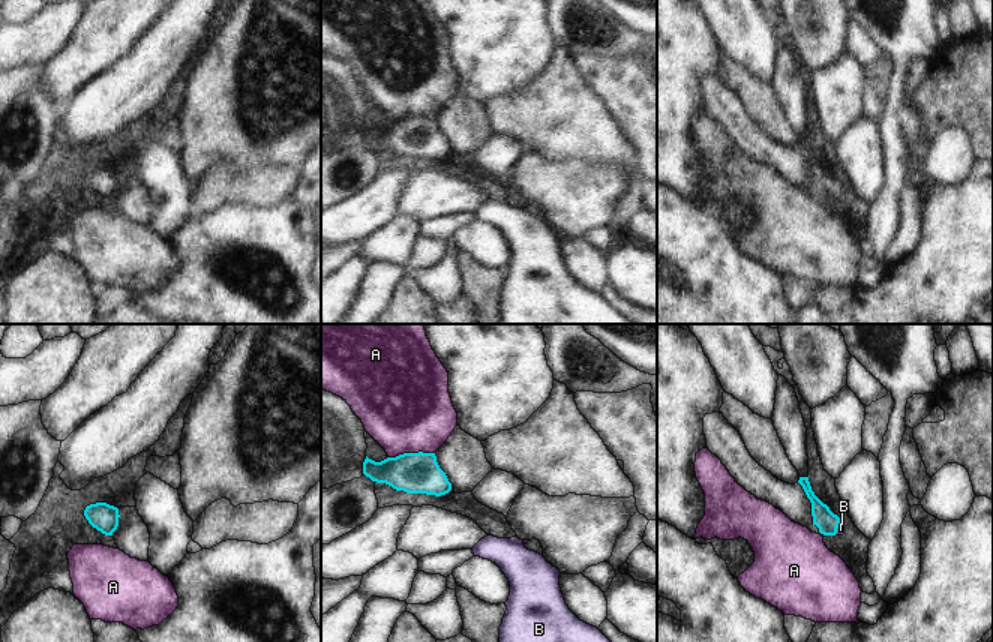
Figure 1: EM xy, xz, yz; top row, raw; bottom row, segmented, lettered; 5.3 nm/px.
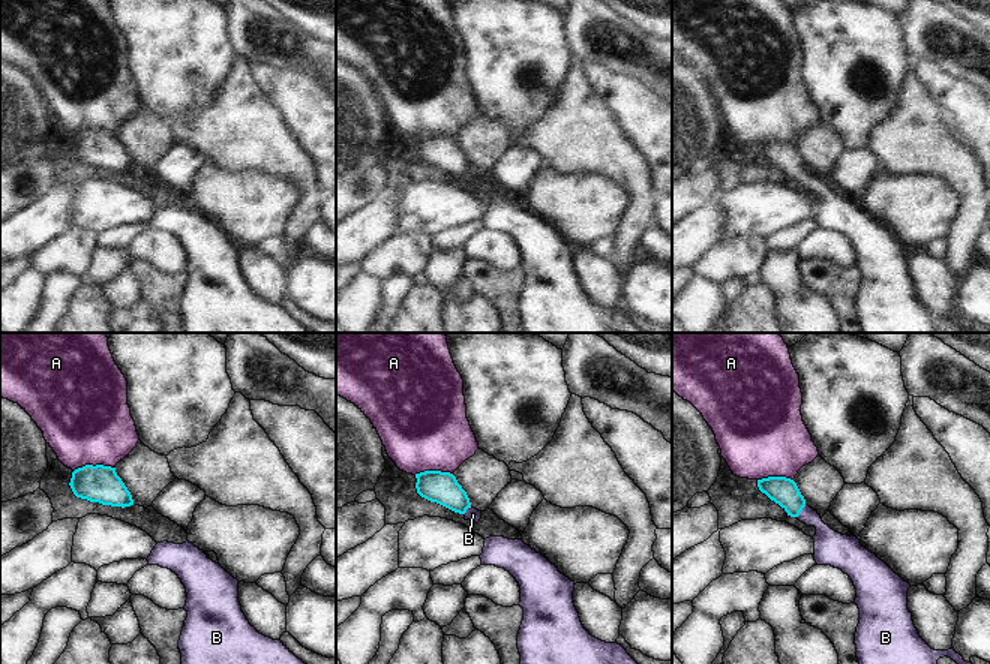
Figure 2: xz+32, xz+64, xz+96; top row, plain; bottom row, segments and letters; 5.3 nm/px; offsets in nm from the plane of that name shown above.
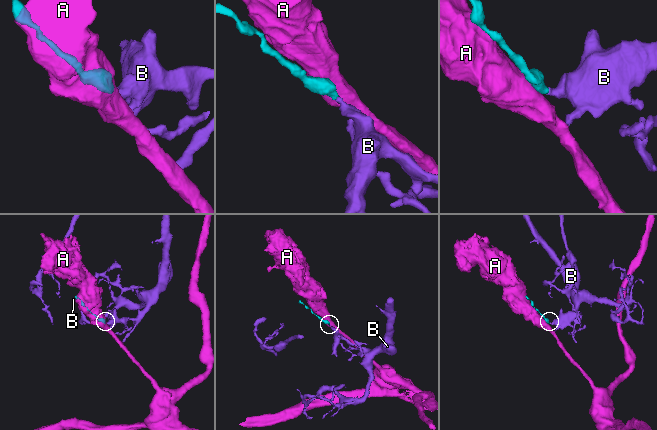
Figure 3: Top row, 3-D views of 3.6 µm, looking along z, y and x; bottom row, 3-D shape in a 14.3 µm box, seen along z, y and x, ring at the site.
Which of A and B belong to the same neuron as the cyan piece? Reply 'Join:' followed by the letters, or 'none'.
Join: B

